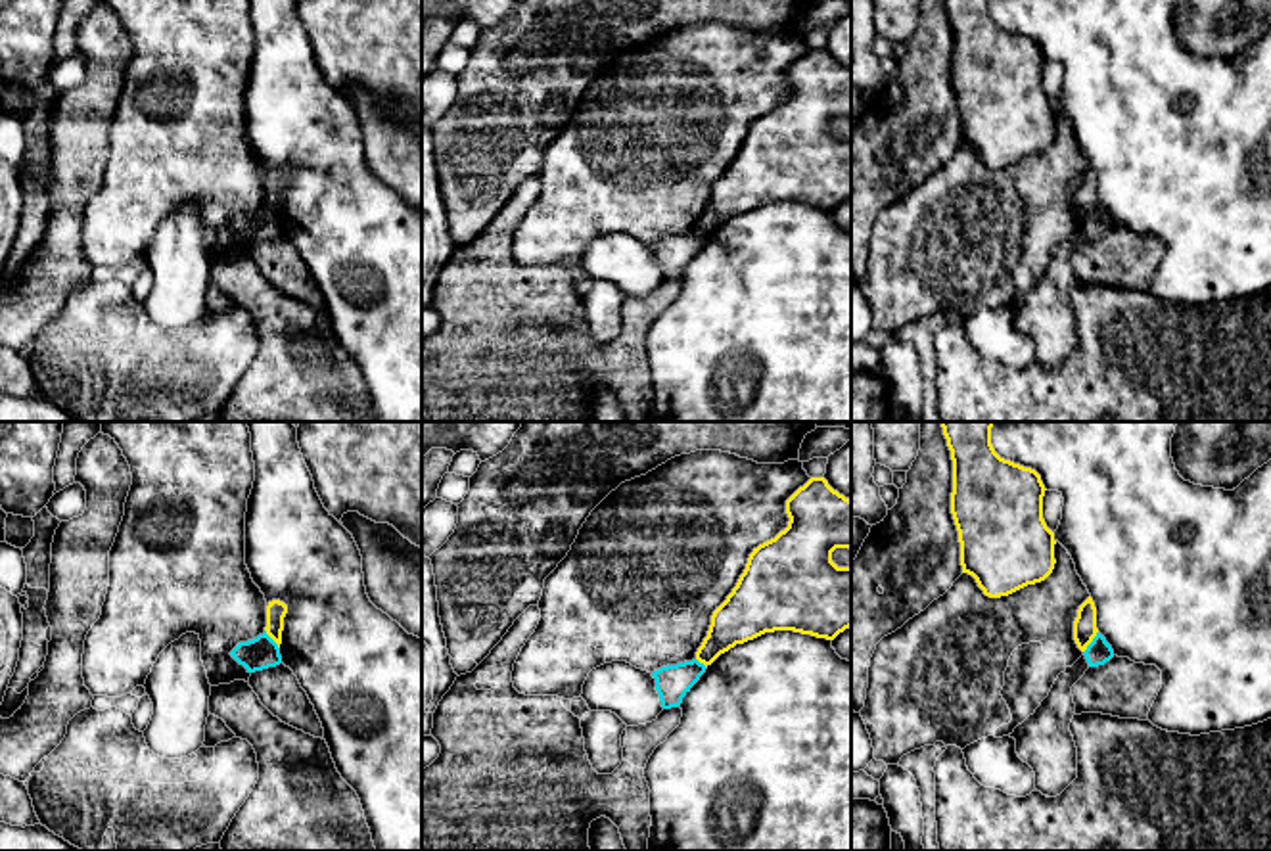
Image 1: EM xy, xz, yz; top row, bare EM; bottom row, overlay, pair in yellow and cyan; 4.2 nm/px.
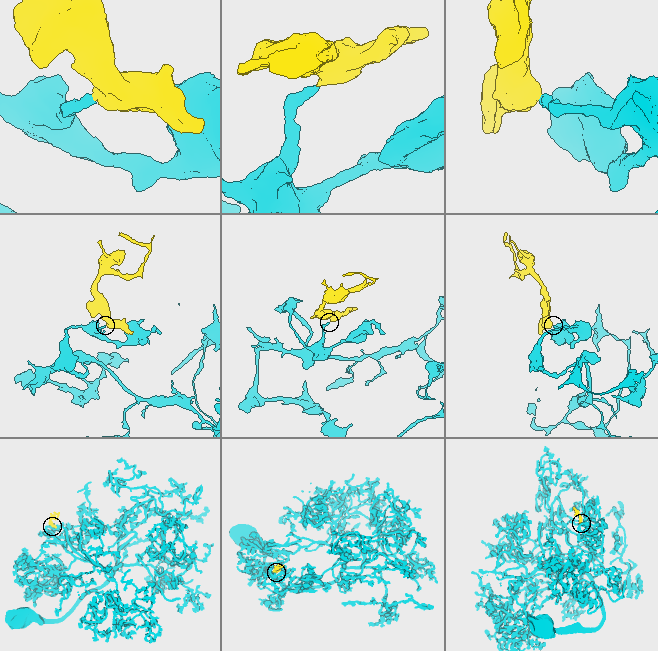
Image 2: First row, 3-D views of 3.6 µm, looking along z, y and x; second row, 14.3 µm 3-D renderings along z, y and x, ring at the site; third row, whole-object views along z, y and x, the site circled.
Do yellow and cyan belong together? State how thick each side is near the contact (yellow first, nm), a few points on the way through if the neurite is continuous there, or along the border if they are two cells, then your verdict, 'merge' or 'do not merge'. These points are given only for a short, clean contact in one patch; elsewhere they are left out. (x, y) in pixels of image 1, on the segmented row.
100 nm thick on the yellow side, 100 nm on the other; border along yz (1097, 631), (1084, 652); do not merge

